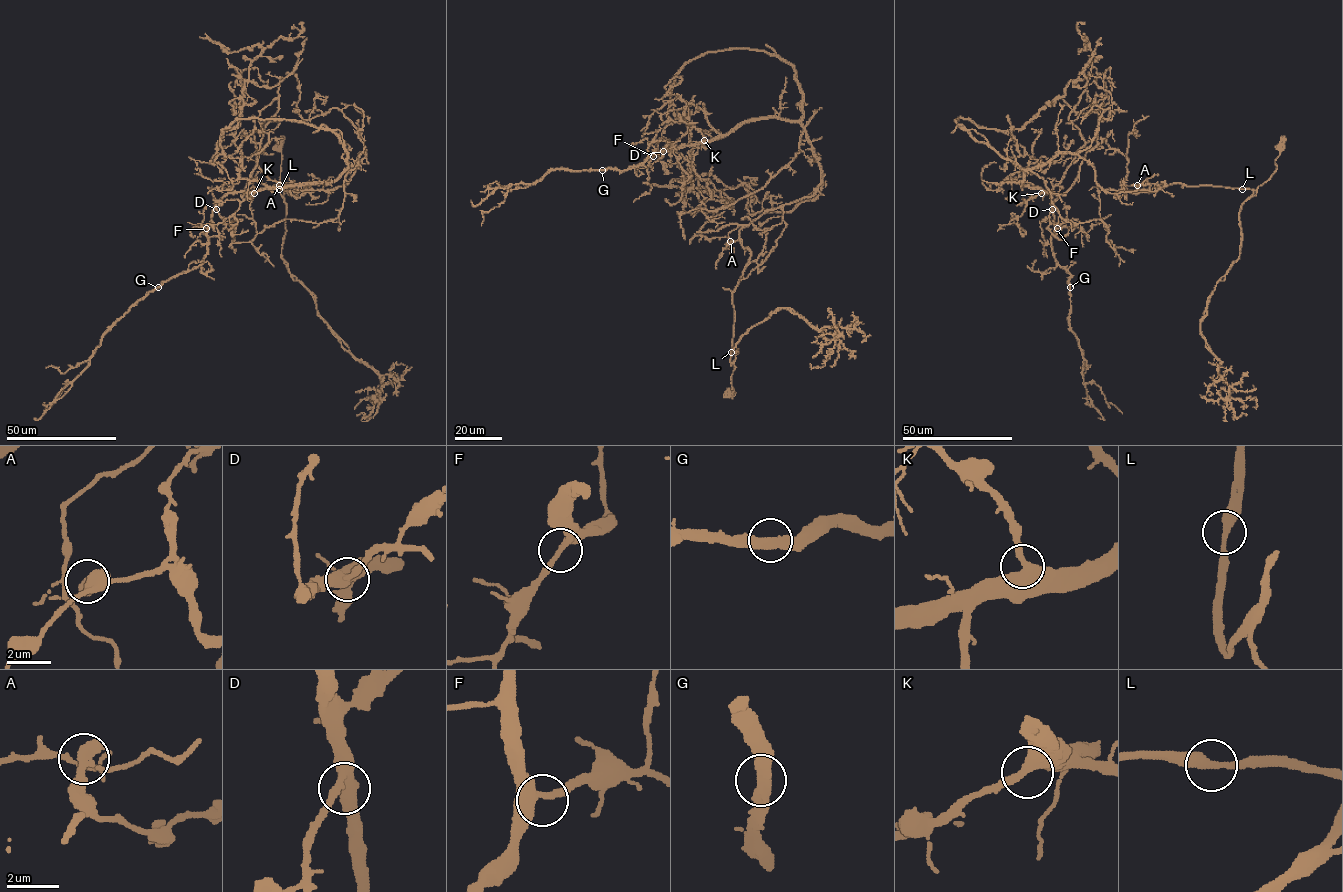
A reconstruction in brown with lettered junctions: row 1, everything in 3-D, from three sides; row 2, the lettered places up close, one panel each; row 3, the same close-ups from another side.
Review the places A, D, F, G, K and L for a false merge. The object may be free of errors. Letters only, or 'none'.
A

